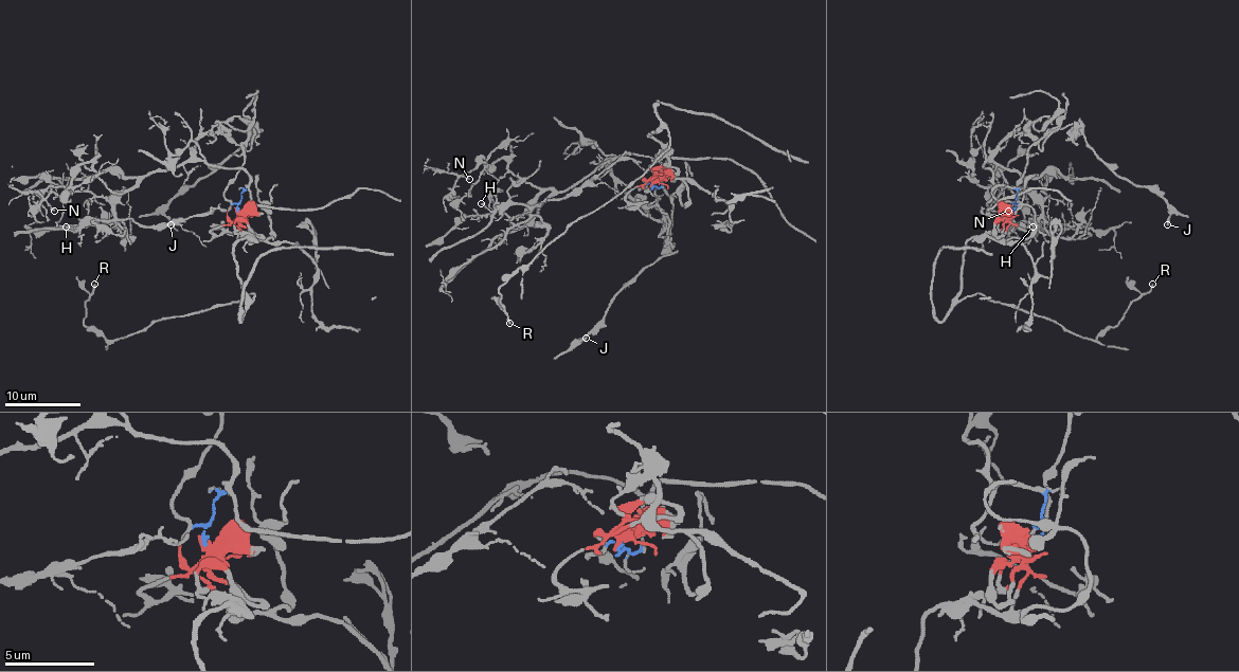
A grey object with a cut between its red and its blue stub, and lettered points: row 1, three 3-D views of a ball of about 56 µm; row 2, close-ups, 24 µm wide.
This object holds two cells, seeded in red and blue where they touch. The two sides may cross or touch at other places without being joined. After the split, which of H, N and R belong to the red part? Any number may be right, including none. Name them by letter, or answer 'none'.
R

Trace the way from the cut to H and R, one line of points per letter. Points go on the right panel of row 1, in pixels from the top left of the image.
H: (1012, 210), (1017, 191), (995, 185), (986, 161), (1021, 176), (1019, 187), (1040, 204), (1040, 226), (1031, 226)
R: (1012, 210), (990, 236), (973, 236), (966, 243), (959, 301), (983, 293), (1094, 341), (1151, 284)

